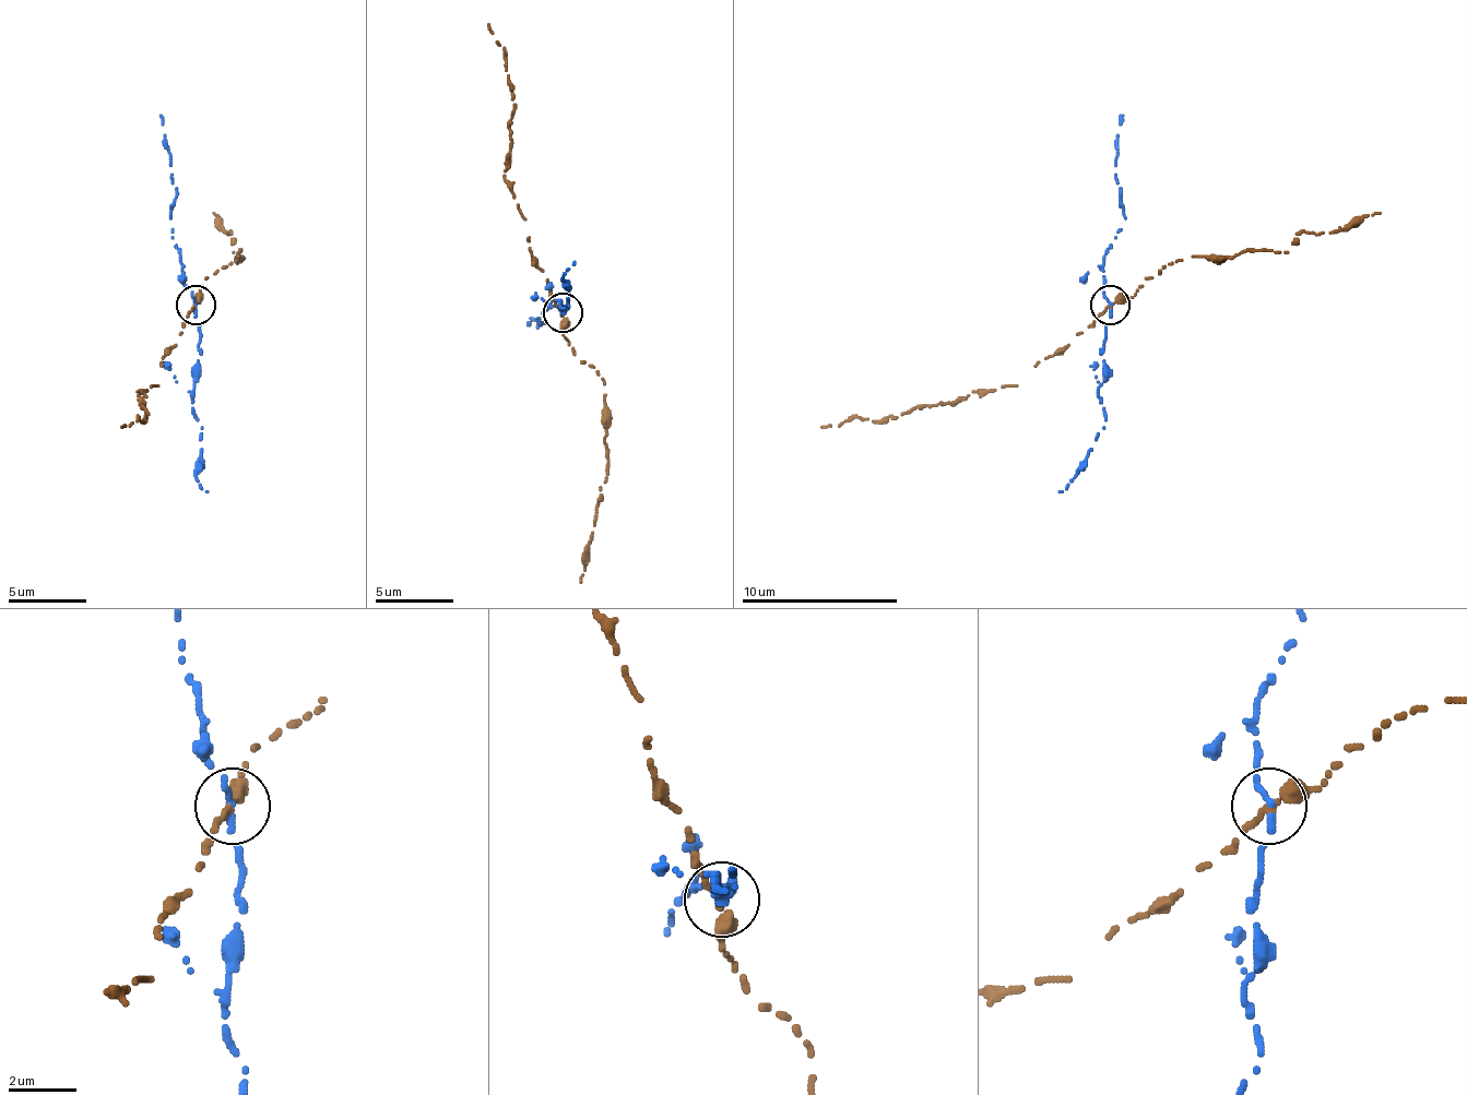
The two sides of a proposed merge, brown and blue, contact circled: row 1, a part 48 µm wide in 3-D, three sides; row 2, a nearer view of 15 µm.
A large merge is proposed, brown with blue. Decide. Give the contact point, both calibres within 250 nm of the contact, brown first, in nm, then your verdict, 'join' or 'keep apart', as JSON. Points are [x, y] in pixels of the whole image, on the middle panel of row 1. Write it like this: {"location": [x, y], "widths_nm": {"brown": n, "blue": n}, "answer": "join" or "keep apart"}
{"location": [563, 312], "widths_nm": {"brown": 240, "blue": 180}, "answer": "keep apart"}

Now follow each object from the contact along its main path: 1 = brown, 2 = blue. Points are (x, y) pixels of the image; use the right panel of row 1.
1: (1109, 304), (1018, 387), (975, 390), (877, 421), (850, 418), (821, 426)
2: (1109, 304), (1104, 382), (1097, 390), (1104, 414), (1104, 429), (1077, 476), (1057, 492)

